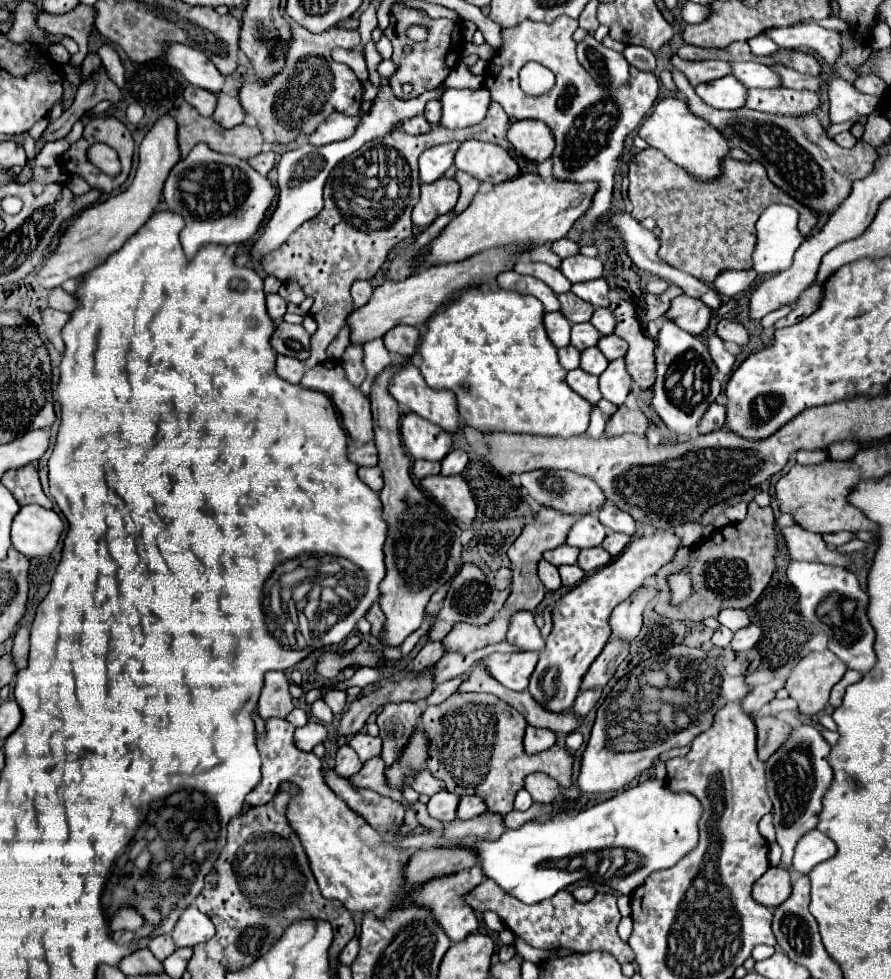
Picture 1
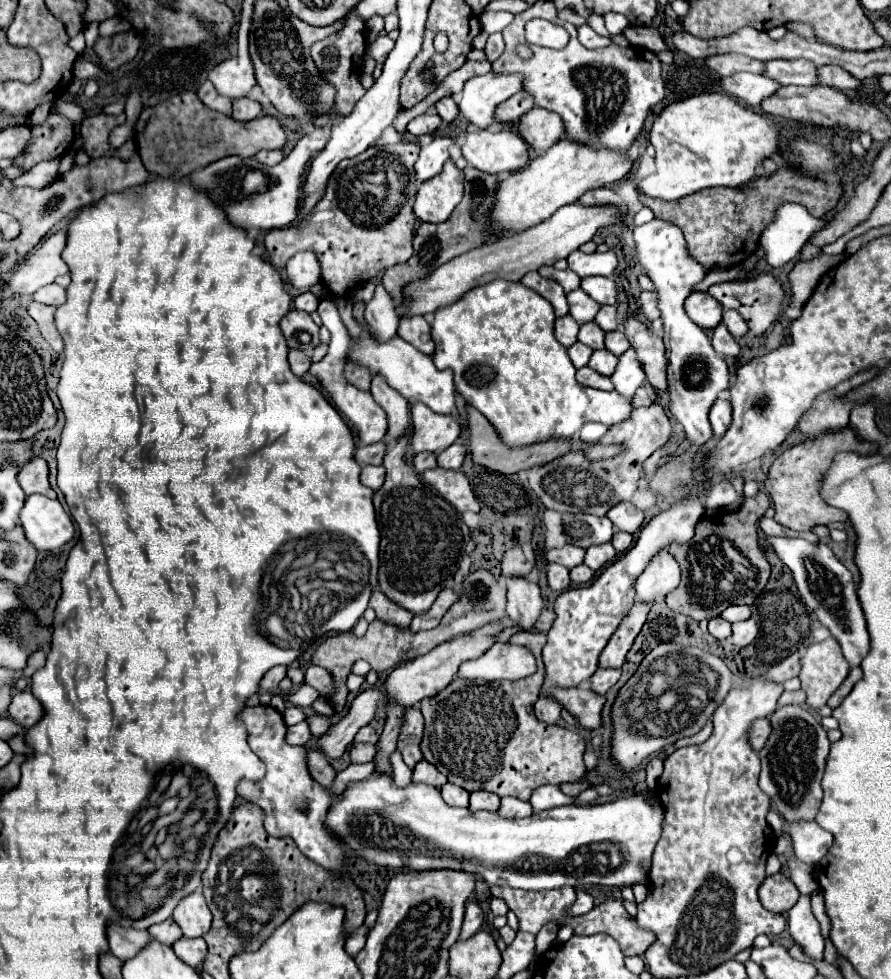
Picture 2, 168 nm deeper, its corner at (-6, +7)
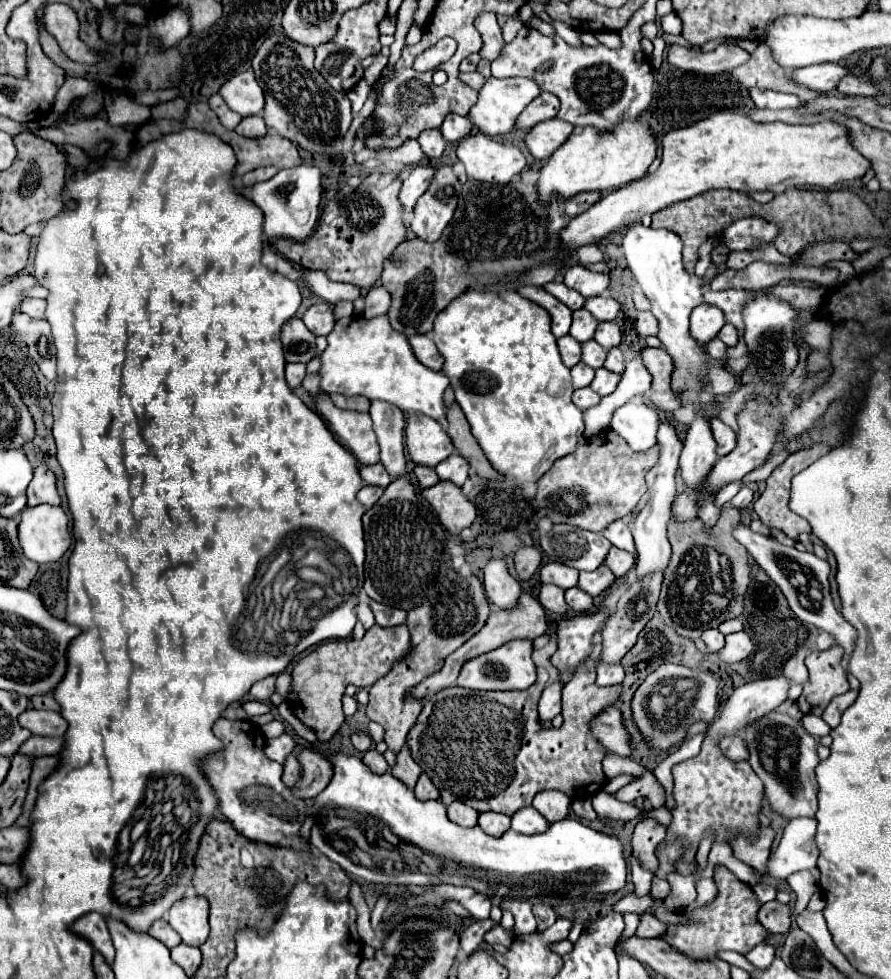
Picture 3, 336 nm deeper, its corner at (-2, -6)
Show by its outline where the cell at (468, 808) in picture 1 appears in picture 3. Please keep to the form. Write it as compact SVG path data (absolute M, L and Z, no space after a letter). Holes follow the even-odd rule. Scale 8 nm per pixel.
M480 813L478 825L492 837L502 837L510 829L510 817L502 813Z

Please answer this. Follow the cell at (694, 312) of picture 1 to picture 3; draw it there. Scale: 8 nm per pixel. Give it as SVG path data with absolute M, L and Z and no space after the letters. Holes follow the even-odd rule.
M708 303L698 305L692 315L690 315L690 333L696 341L700 341L702 345L708 339L714 339L718 335L718 331L724 327L726 319L724 313Z

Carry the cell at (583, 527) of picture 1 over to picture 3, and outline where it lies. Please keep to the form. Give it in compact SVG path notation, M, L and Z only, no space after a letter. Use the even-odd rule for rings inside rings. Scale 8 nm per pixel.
M554 525L552 545L548 533L540 539L540 547L558 563L578 571L594 571L604 563L612 545L602 533L592 533L574 525Z

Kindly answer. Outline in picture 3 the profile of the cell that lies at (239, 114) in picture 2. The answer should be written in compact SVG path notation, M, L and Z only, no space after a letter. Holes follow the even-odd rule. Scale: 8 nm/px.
M252 115L252 117L246 117L240 121L240 125L236 127L236 133L242 137L258 139L258 137L264 137L268 133L268 129L266 129L262 115Z

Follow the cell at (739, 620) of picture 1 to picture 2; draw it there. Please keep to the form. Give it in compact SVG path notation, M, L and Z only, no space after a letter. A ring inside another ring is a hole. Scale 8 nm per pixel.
M728 606L728 608L722 612L722 618L726 618L728 622L748 620L748 618L750 618L750 608L748 608L748 606Z

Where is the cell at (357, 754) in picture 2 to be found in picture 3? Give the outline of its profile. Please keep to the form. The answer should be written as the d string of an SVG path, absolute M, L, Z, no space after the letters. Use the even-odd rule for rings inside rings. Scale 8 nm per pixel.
M368 749L368 751L362 755L362 759L364 759L364 763L366 763L374 773L386 773L386 771L390 769L388 763L386 763L386 759L384 759L384 755L378 753L376 749Z

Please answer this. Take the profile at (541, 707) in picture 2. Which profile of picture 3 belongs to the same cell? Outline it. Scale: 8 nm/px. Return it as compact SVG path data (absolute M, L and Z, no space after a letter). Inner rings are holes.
M552 681L546 685L542 697L540 697L540 703L538 703L538 713L540 713L540 719L554 719L560 711L562 711L562 687L564 683L562 681Z

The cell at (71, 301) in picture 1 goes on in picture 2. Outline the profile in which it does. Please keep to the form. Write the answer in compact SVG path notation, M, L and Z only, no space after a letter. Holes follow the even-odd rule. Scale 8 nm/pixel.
M56 282L54 284L48 284L48 286L40 288L34 294L34 300L36 302L42 302L42 304L50 304L50 306L60 306L60 304L66 302L66 288L58 286Z

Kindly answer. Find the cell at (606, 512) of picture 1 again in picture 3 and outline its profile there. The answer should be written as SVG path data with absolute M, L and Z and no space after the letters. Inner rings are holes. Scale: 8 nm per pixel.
M622 519L614 521L612 525L608 525L608 529L604 531L604 537L606 537L614 547L624 549L624 551L628 551L628 553L636 553L630 525L626 525Z

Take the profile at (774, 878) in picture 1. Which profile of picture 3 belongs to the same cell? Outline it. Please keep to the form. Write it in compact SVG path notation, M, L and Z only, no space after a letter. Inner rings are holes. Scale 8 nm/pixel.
M776 899L770 903L764 903L758 911L758 921L770 933L788 933L790 923L792 923L790 921L790 907L776 901Z

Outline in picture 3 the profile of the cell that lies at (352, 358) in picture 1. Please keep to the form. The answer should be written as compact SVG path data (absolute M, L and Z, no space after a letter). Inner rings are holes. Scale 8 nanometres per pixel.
M330 395L330 399L332 399L332 403L336 405L336 407L340 407L340 409L350 409L350 411L362 411L362 413L366 413L368 411L368 405L370 405L370 401L366 399L366 397L340 397L340 395Z

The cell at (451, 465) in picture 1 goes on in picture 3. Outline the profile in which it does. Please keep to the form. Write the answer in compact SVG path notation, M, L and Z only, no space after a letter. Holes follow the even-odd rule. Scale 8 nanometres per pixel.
M452 455L448 459L444 459L440 465L436 465L436 473L440 479L448 479L454 485L462 487L464 481L468 479L468 461L464 461L460 455Z

